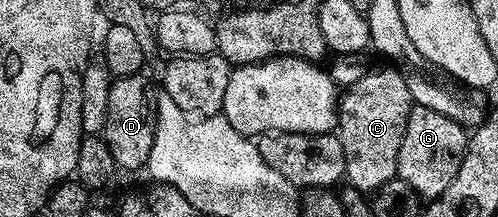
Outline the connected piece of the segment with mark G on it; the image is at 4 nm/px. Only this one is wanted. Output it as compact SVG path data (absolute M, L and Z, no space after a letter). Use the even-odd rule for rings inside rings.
M413 107L406 122L402 146L398 150L397 177L405 180L420 195L421 201L437 200L442 190L446 190L446 186L454 182L458 166L462 166L464 151L468 148L468 137L465 125L457 120L446 118L446 114L438 114L438 110Z

